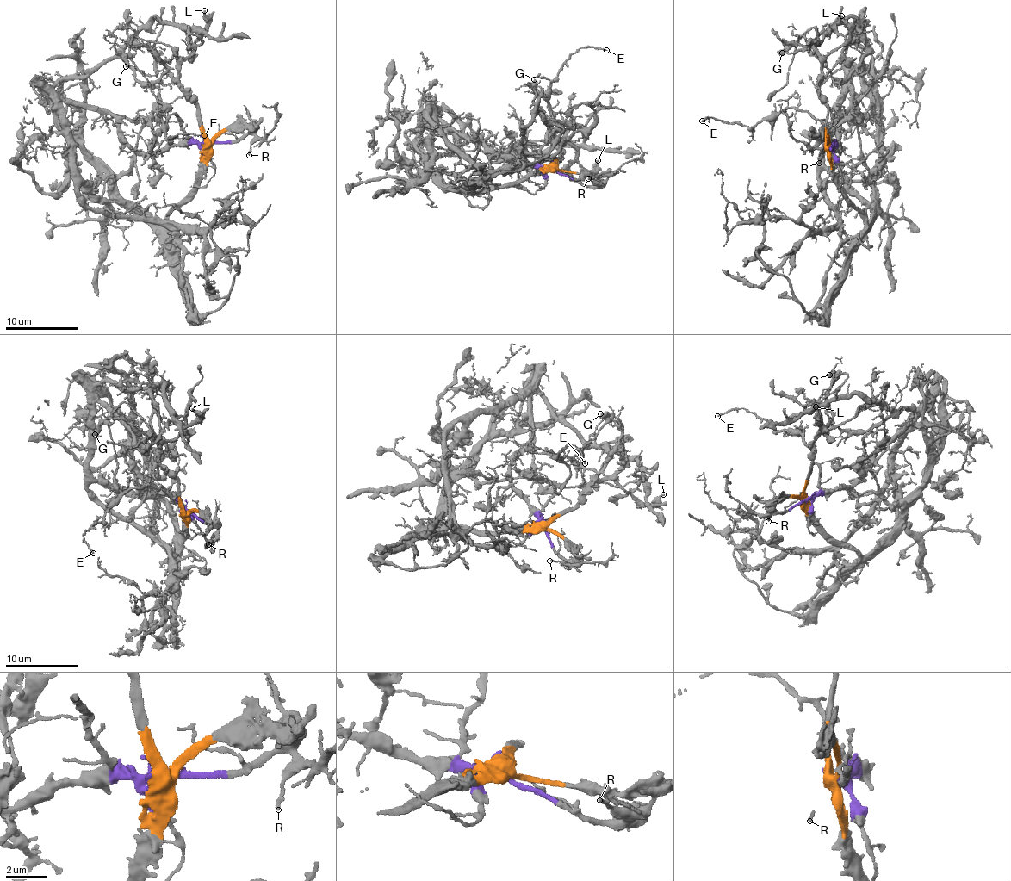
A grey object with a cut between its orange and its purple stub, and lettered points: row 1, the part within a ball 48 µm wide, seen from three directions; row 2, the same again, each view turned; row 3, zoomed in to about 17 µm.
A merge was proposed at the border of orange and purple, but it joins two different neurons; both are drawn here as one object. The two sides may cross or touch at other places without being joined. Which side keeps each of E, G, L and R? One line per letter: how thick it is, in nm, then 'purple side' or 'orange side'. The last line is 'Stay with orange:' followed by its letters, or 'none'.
E: 160 nm | purple side
G: 360 nm | orange side
L: 220 nm | orange side
R: 160 nm | purple side
Stay with orange: G, L

